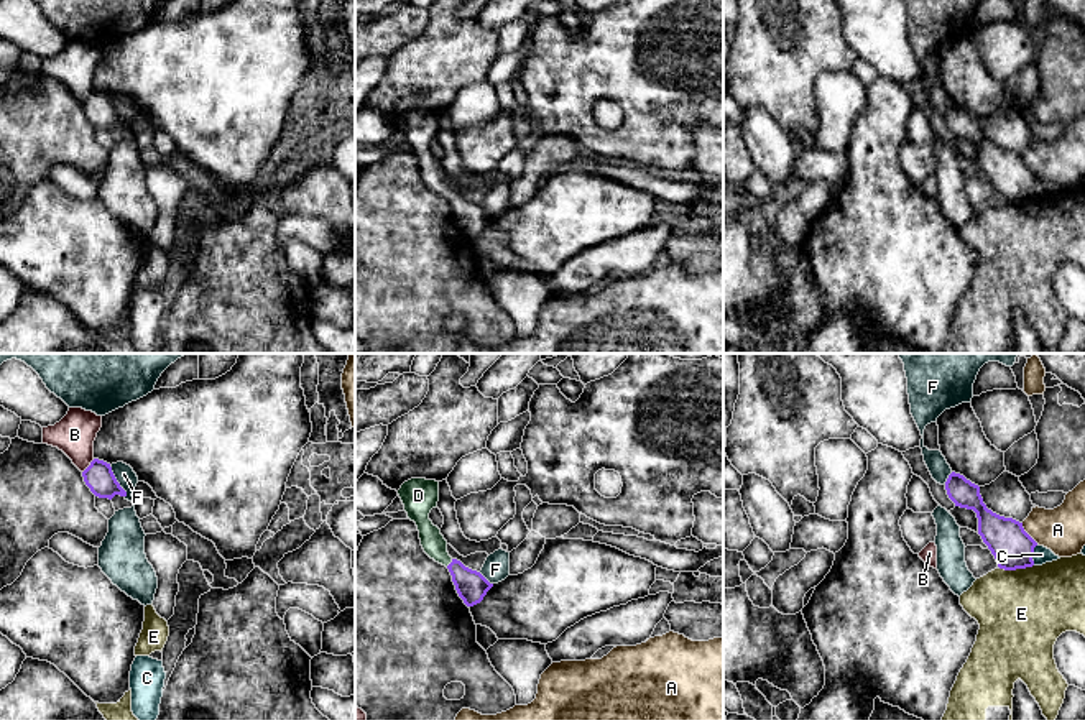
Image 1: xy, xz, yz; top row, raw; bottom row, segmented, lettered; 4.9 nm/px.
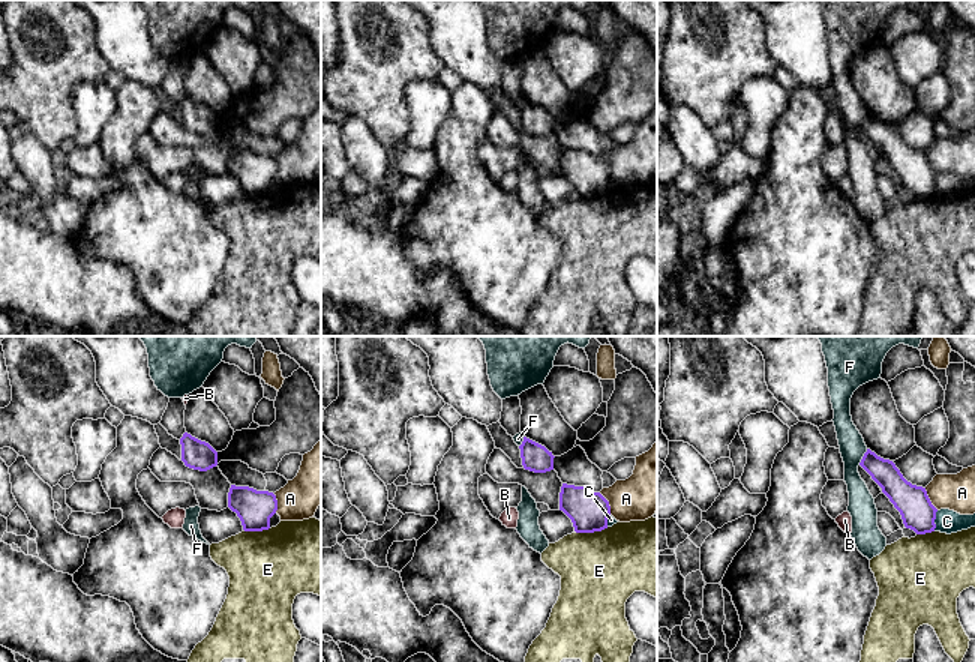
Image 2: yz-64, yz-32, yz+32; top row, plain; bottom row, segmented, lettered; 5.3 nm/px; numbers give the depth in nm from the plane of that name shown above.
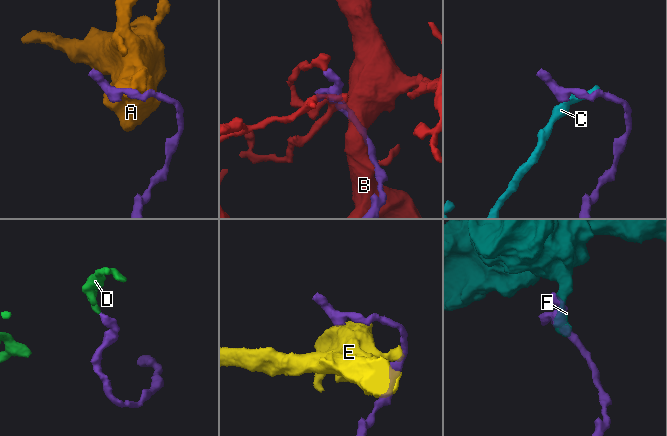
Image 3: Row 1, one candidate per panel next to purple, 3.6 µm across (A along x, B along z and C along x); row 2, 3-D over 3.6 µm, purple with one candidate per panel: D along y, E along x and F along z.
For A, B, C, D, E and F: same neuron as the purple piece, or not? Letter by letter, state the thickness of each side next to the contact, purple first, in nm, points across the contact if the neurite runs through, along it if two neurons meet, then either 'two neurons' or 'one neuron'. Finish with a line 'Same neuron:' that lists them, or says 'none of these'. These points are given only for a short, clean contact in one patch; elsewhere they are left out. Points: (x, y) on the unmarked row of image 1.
A: 200 nm thick on the purple side, 220 nm on the other; border along yz (1021, 155), (1038, 175); two neurons
B: 140 nm thick on the purple side, 200 nm on the other; two neurons
C: 200 nm thick on the purple side, 80 nm on the other; border along yz (1038, 176), (1033, 196); two neurons
D: 150 nm thick on the purple side, 120 nm on the other; runs through xz (470, 217), (451, 194), (433, 175); one neuron
E: 200 nm thick on the purple side, 420 nm on the other; two neurons
F: 140 nm thick on the purple side, 90 nm on the other; border along xy (109, 97), (125, 129); two neurons
Same neuron: D

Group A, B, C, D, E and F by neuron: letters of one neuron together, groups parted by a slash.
A / B / C / D / E / F

